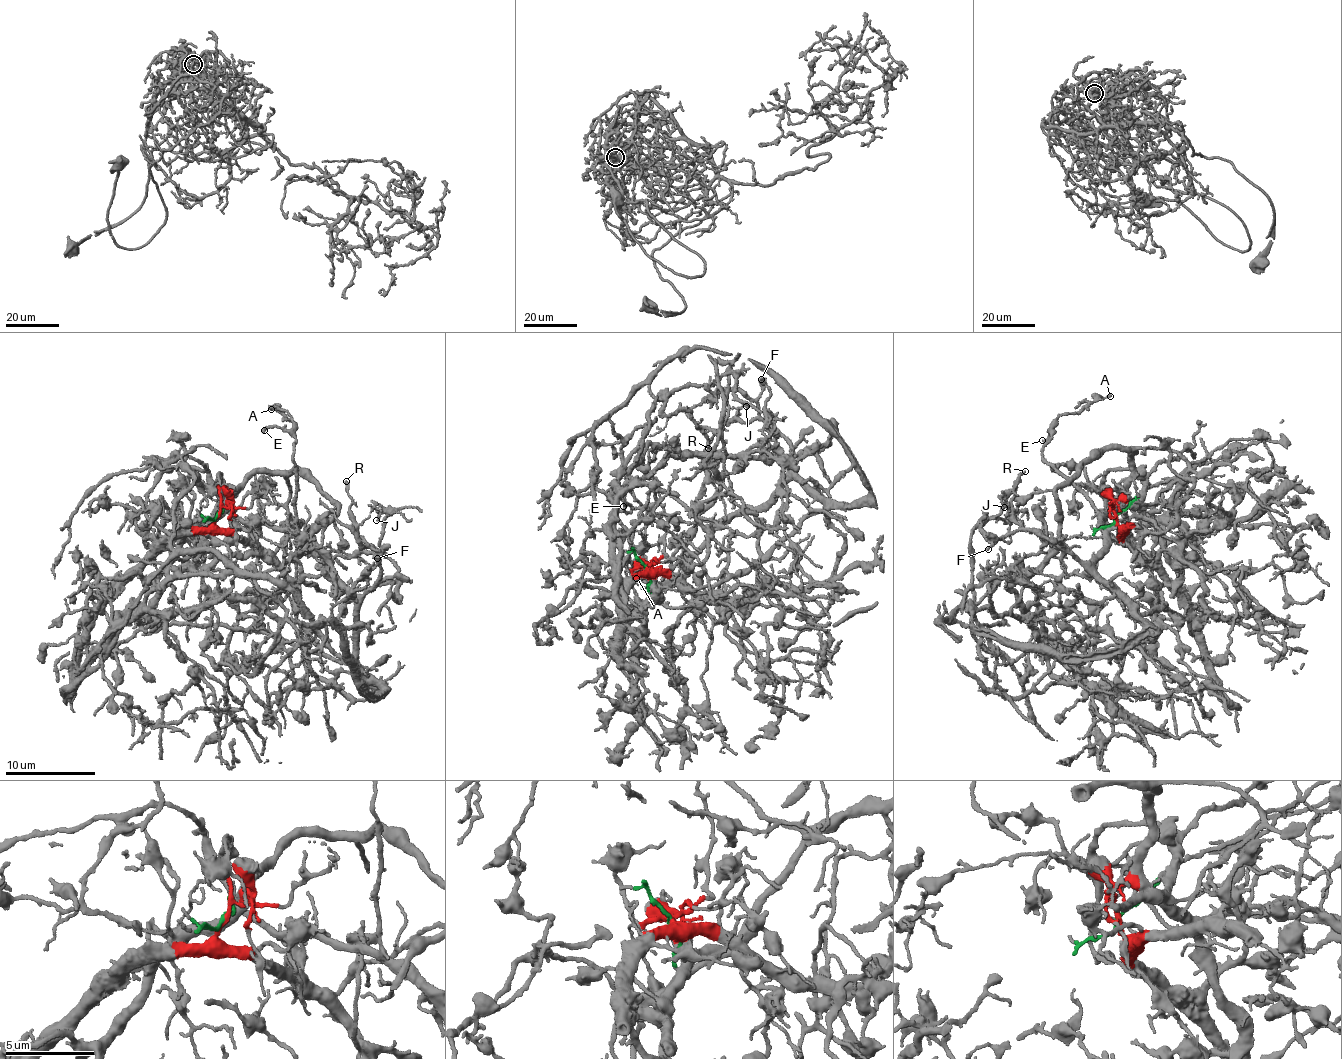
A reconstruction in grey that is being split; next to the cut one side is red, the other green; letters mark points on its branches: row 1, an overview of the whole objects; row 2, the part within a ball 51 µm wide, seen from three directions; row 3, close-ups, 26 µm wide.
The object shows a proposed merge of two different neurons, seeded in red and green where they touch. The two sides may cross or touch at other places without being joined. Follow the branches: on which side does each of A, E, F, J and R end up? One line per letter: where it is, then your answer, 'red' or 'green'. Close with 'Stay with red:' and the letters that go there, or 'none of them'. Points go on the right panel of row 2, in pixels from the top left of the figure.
A: at (1110, 396); green
E: at (1042, 440); green
F: at (988, 549); green
J: at (1004, 507); green
R: at (1025, 471); green
Stay with red: none of them

